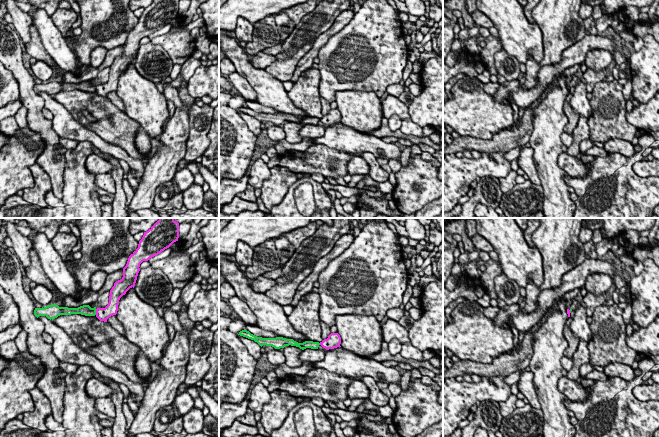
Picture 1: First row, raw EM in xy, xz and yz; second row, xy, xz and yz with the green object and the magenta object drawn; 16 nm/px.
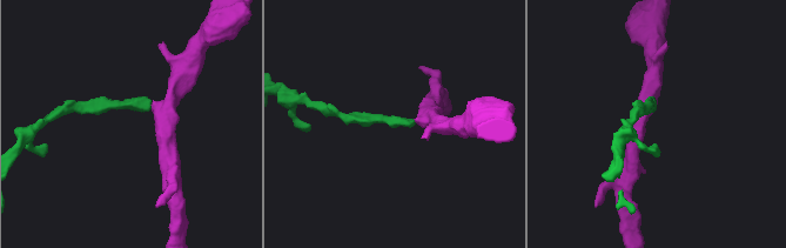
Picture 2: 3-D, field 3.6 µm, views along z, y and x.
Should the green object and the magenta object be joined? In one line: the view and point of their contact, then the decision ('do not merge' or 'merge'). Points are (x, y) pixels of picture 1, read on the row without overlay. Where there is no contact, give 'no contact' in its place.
contact xy (95, 88); do not merge

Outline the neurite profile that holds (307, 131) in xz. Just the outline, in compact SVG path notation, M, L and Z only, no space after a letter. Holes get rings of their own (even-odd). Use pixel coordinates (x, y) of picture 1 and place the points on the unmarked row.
M306 124L300 129L299 135L303 138L316 139L322 137L324 132L325 127L323 126Z

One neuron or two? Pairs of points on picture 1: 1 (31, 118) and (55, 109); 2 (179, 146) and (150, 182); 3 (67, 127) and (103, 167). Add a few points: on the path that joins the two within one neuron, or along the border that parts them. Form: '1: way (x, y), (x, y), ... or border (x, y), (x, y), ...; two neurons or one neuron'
1: border (38, 93), (43, 99), (44, 106); two neurons
2: way (170, 155), (155, 173); one neuron
3: border (102, 152), (106, 152), (111, 156); two neurons

